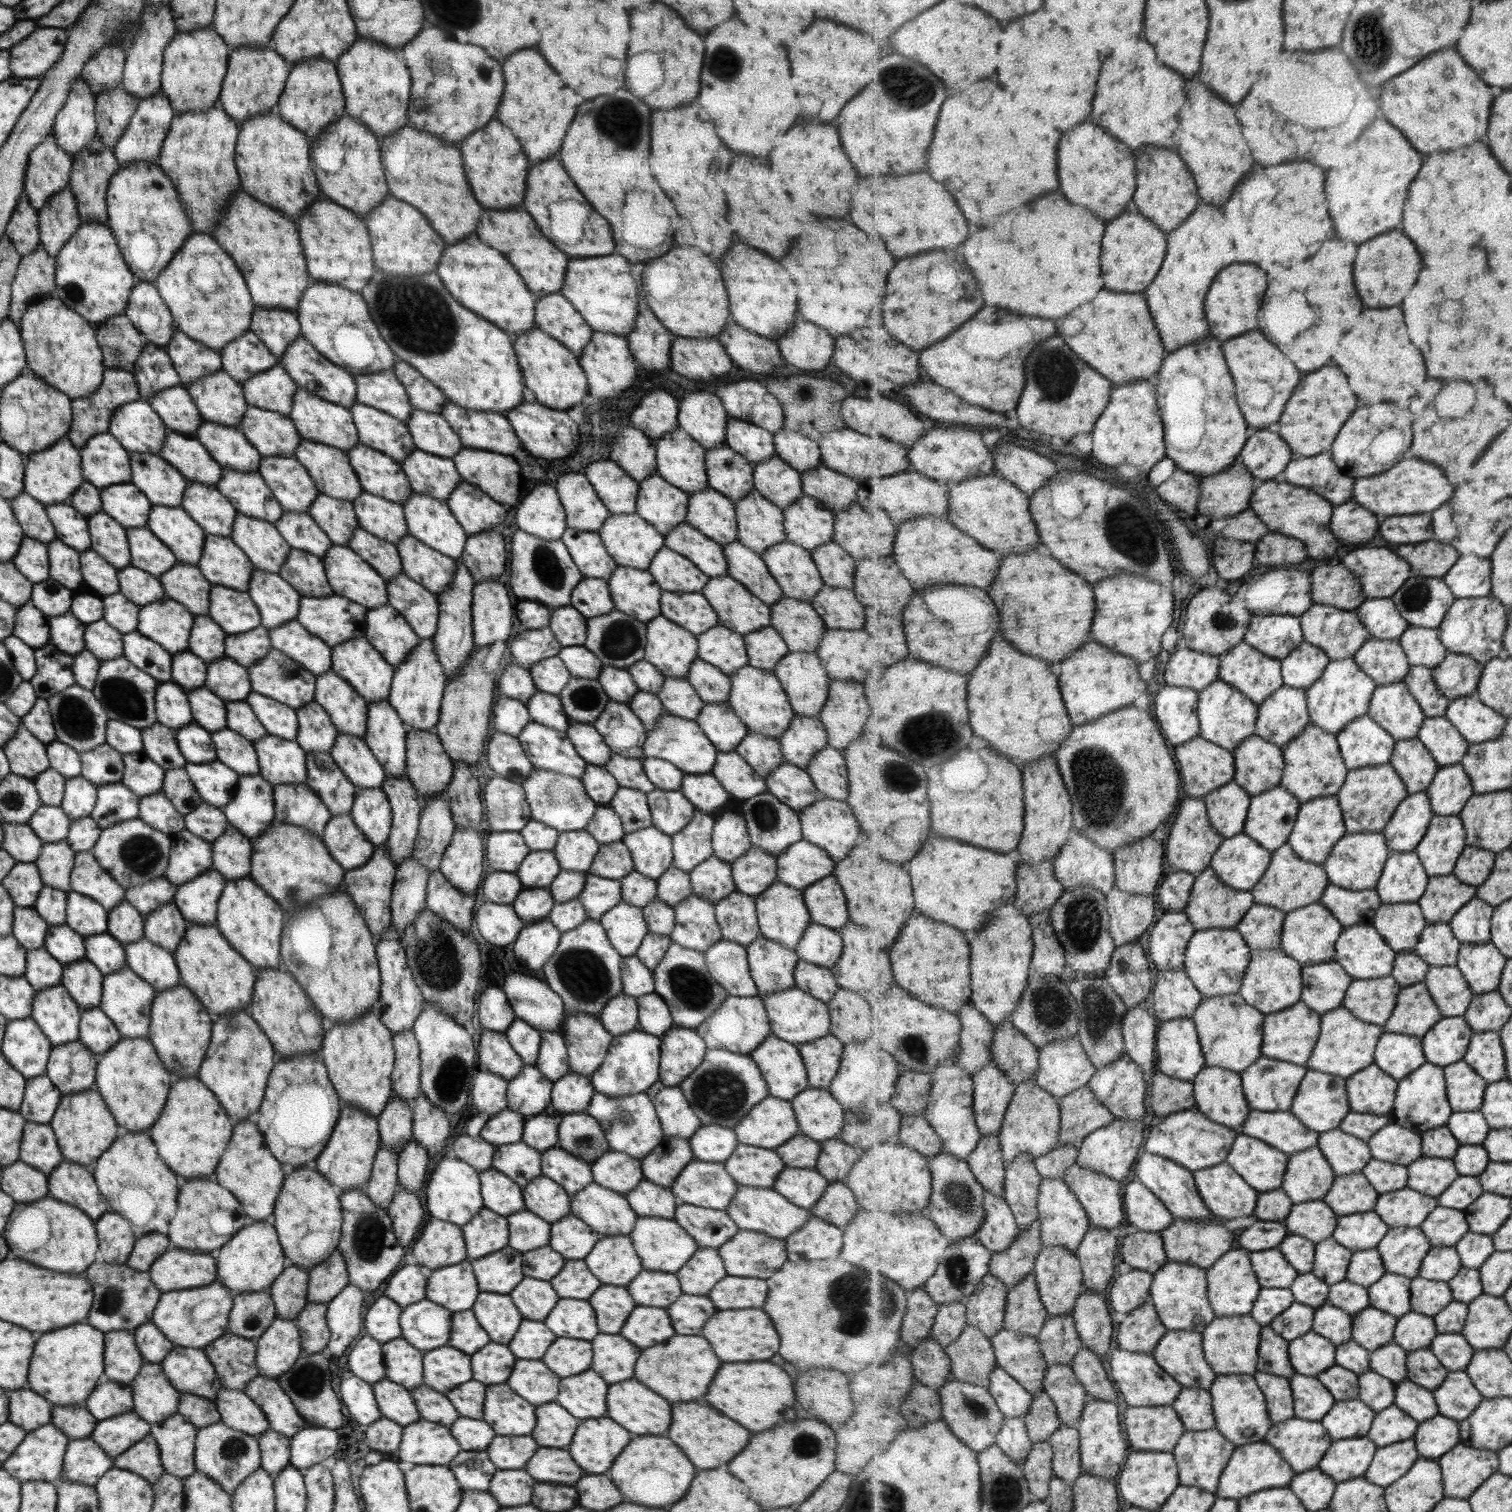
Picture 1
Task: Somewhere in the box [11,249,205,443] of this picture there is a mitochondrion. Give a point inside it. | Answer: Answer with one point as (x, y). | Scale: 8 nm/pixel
(74, 294)

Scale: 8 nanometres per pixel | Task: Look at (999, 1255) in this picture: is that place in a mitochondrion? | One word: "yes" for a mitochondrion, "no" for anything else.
no

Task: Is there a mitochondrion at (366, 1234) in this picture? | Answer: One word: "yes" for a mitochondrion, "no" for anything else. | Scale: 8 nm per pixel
yes

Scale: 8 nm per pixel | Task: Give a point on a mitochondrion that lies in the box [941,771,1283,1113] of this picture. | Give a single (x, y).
(1083, 919)

